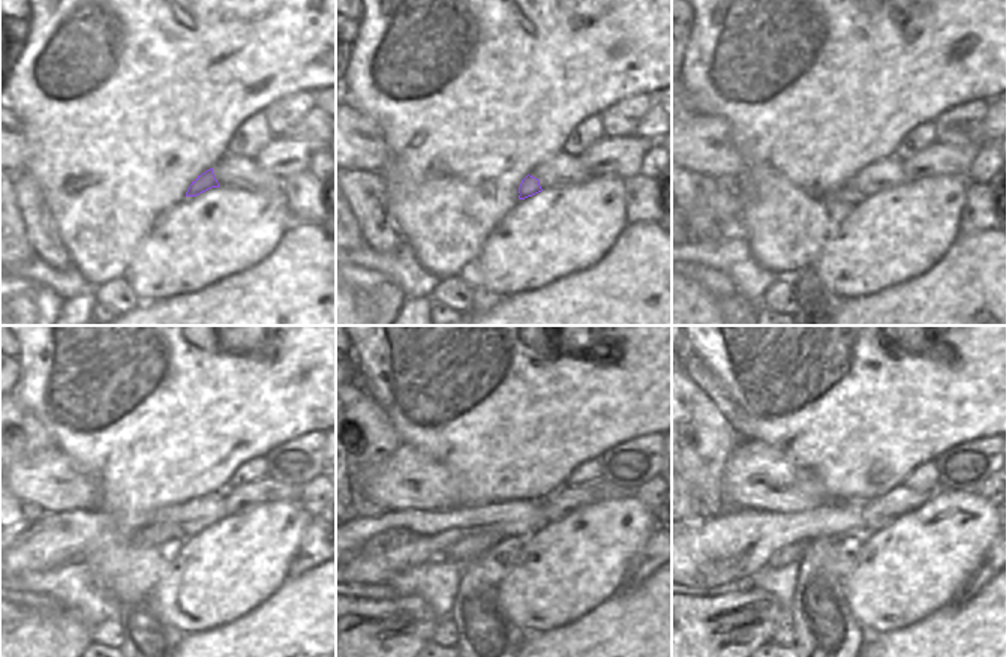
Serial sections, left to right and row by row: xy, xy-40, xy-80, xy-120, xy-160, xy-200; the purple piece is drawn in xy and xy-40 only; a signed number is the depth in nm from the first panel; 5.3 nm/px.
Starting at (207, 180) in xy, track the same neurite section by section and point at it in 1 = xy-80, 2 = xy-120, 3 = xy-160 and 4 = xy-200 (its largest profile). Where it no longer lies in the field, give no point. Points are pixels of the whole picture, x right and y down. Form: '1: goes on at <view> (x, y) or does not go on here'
1: goes on at xy-80 (847, 194)
2: goes on at xy-120 (152, 536)
3: goes on at xy-160 (471, 548)
4: goes on at xy-200 (792, 552)

